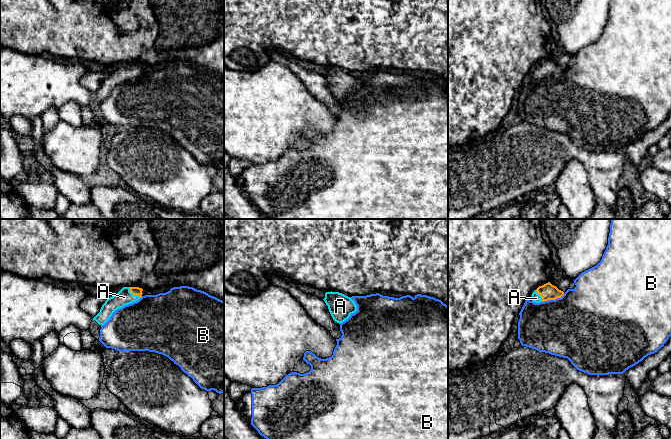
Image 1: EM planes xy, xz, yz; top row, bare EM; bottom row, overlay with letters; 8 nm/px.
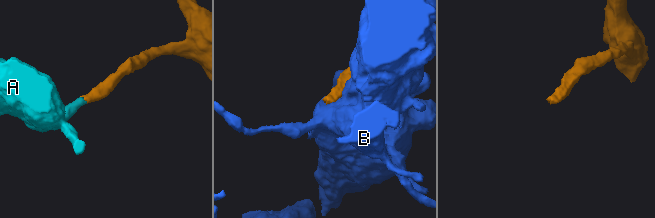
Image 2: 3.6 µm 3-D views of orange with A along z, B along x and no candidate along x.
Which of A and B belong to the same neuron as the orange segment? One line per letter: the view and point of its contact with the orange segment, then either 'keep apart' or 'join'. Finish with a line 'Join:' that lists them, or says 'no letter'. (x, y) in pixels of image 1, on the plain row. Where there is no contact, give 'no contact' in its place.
A: xy (133, 70) | join
B: yz (553, 75) | keep apart
Join: A

